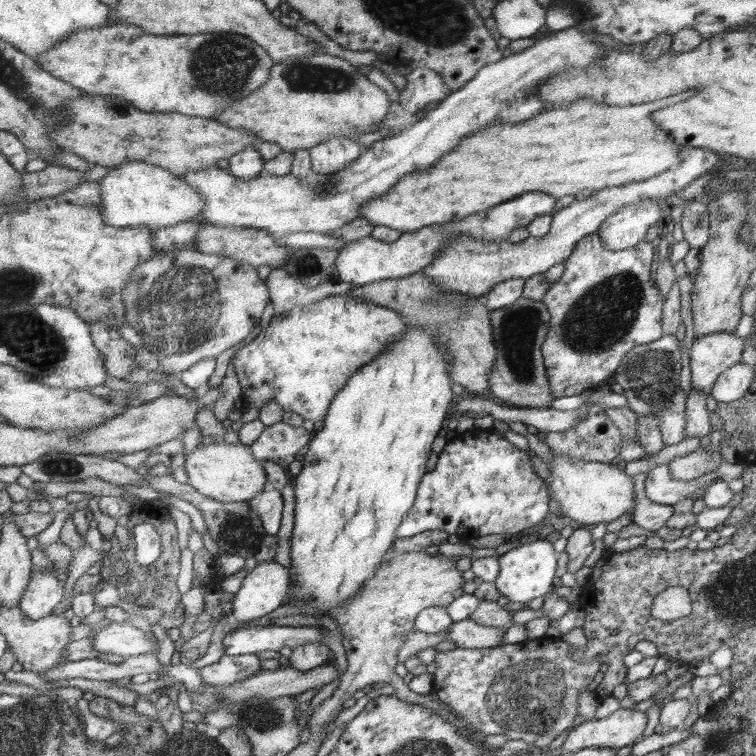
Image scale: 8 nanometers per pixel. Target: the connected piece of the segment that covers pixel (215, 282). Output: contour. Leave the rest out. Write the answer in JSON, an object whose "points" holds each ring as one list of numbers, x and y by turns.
{"points":[[184,247,172,253,160,252,140,264,133,272,133,280,124,291,124,308,128,326,142,335,147,349,158,356,158,372,178,375,207,358,215,358,240,344,256,326,268,304,266,284,258,278,255,266,217,254,204,254,195,247]]}

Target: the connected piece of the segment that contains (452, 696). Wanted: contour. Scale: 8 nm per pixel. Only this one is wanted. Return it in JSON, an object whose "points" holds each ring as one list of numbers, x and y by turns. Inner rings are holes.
{"points":[[536,635,536,639,526,639,518,644,503,644,498,647,472,648,439,652,435,657,437,665,432,693,438,695,456,713,461,714,472,725,472,729,482,736,503,734,507,740,524,740,538,748,546,748,552,740,574,727,578,715,578,702,583,690,600,671,601,662,580,661,571,658,571,648,559,638]]}

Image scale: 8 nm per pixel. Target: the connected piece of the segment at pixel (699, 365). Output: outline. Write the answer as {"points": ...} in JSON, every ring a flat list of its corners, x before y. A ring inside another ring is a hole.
{"points":[[720,332,694,338,689,349,691,386,710,395,718,377,740,362,745,342,746,336,738,337,736,332]]}

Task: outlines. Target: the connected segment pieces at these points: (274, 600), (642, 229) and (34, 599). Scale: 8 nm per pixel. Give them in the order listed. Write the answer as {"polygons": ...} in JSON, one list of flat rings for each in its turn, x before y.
{"polygons":[[[275,560,258,562,255,568,248,572,238,592,234,593,231,604,230,616,234,616,235,622,248,622,270,614,282,604,282,600,291,586,291,570]],[[657,199,642,200,638,205,618,210,596,234,609,250,628,250,645,240,651,226,661,220,661,208]],[[35,568,26,591,20,597,20,610,32,619,52,615,52,611,64,598,64,584,54,572]]]}

